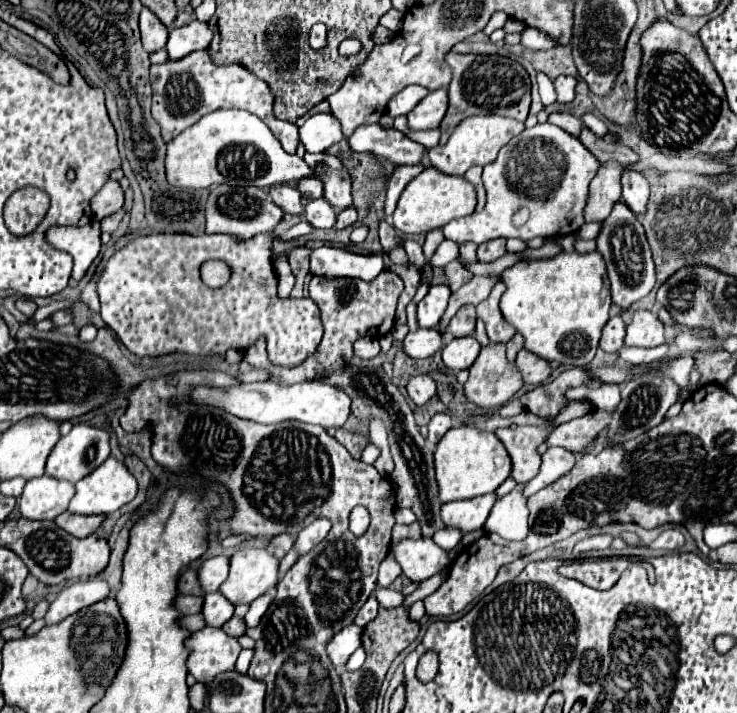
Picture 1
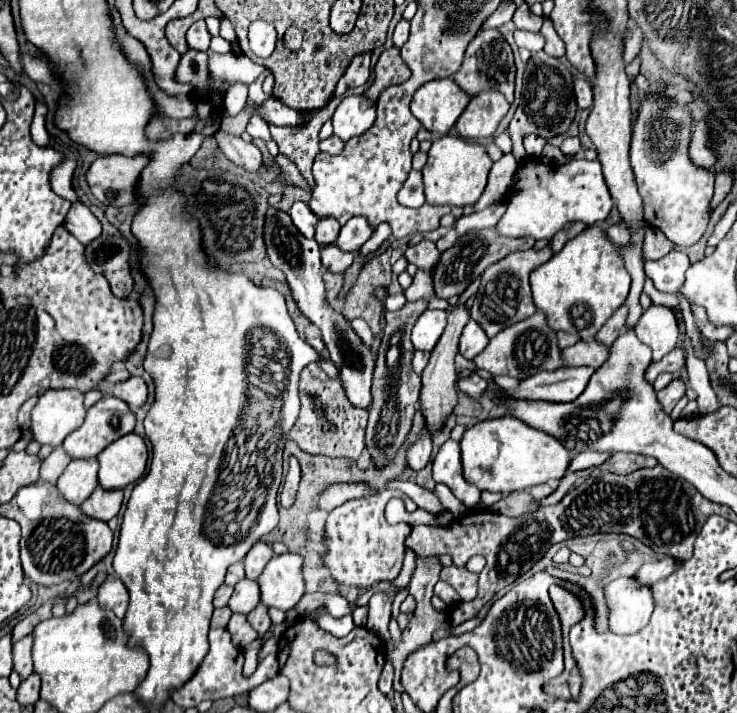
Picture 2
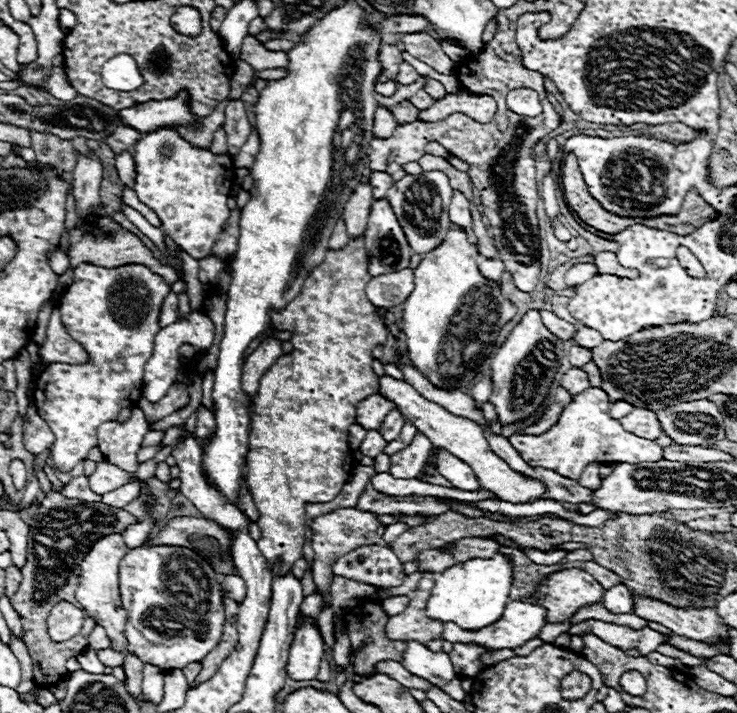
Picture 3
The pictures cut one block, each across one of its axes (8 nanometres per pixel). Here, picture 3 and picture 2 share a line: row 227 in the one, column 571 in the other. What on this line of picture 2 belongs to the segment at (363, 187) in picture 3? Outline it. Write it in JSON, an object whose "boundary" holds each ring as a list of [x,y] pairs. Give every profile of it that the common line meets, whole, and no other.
{"boundary":[[[576,342],[574,346],[562,350],[562,360],[566,366],[592,366],[598,368],[608,358],[608,346],[600,346],[600,342]]]}

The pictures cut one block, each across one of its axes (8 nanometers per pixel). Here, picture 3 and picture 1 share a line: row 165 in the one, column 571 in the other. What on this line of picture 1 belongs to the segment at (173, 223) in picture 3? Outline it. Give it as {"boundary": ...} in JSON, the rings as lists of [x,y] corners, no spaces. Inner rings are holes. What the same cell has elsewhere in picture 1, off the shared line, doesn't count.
{"boundary":[[[550,122],[524,128],[500,148],[498,158],[492,164],[484,166],[482,182],[488,196],[484,210],[458,220],[460,238],[456,238],[456,220],[442,228],[444,236],[456,244],[482,244],[494,238],[532,240],[536,236],[554,238],[576,234],[584,224],[582,210],[588,198],[588,184],[598,168],[598,160],[584,148],[584,144],[562,128]],[[520,212],[526,212],[526,216],[516,218]]]}

